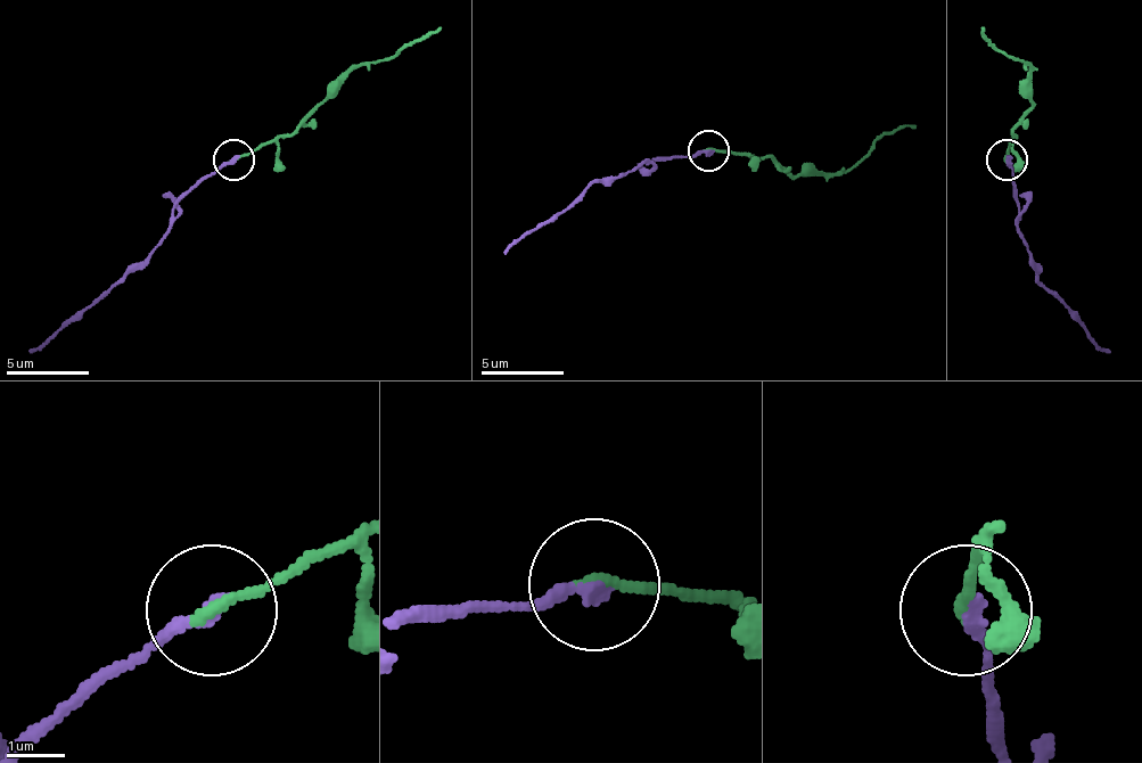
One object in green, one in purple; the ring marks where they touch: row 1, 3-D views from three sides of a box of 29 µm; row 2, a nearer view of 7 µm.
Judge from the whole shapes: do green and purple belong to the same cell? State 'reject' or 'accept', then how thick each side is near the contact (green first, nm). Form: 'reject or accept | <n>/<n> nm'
accept | 200/260 nm

